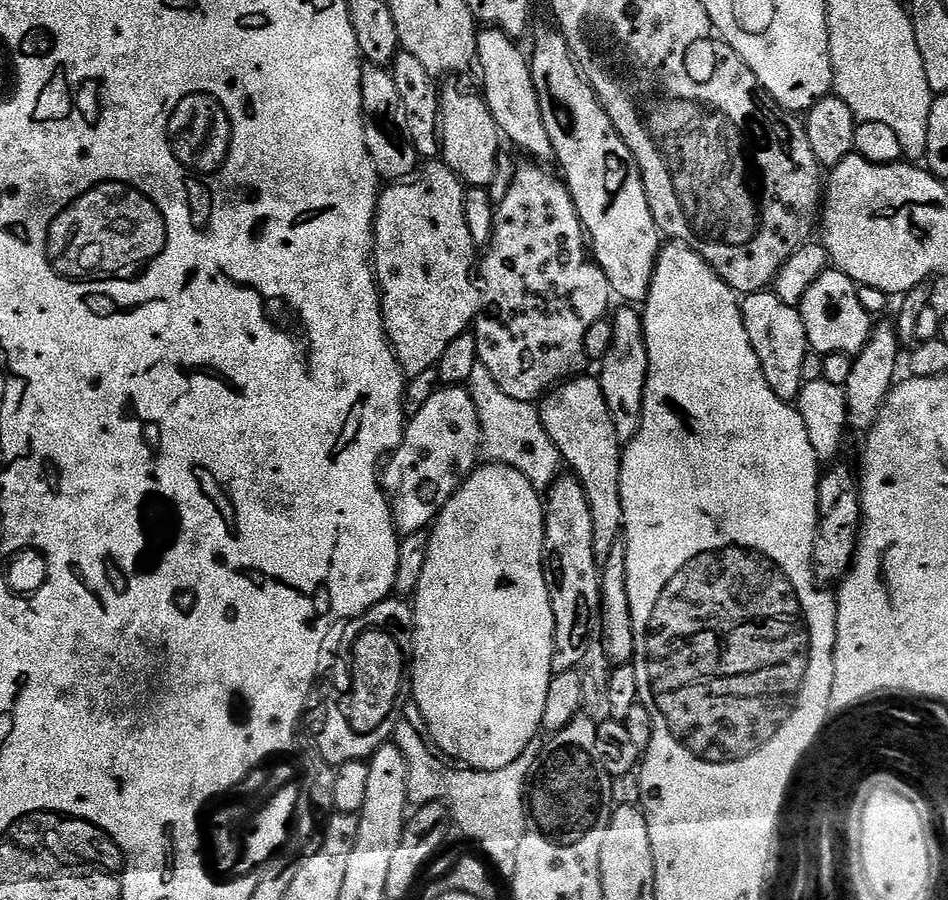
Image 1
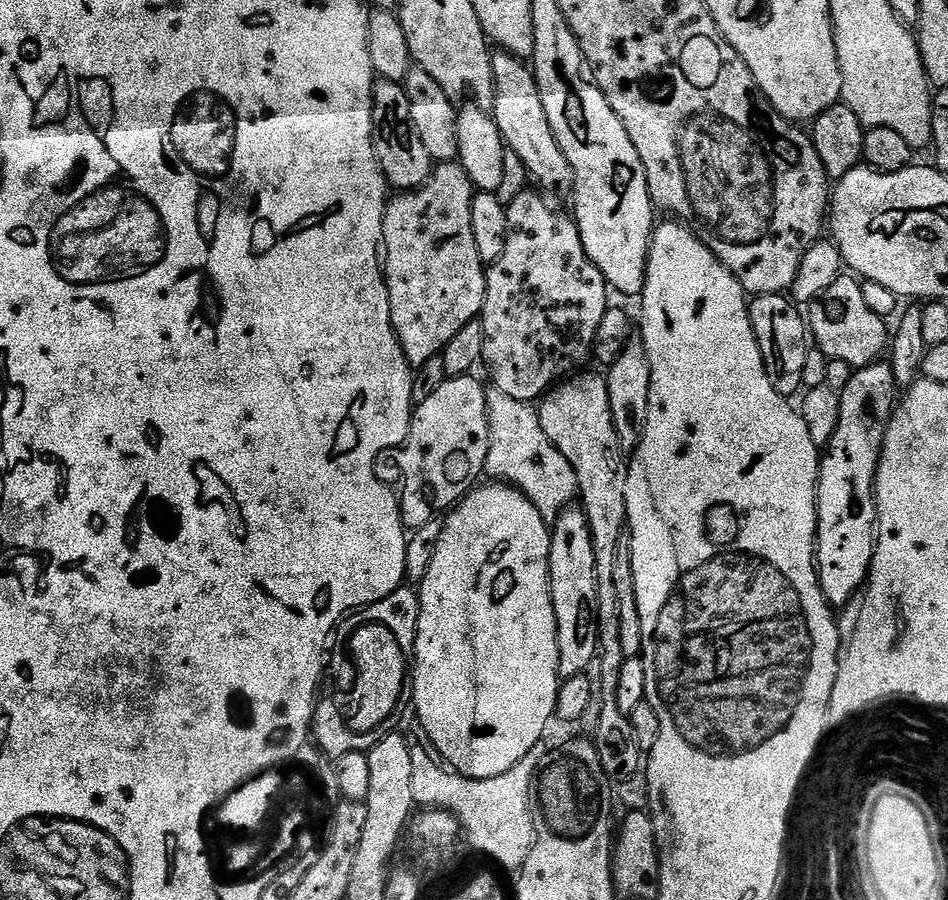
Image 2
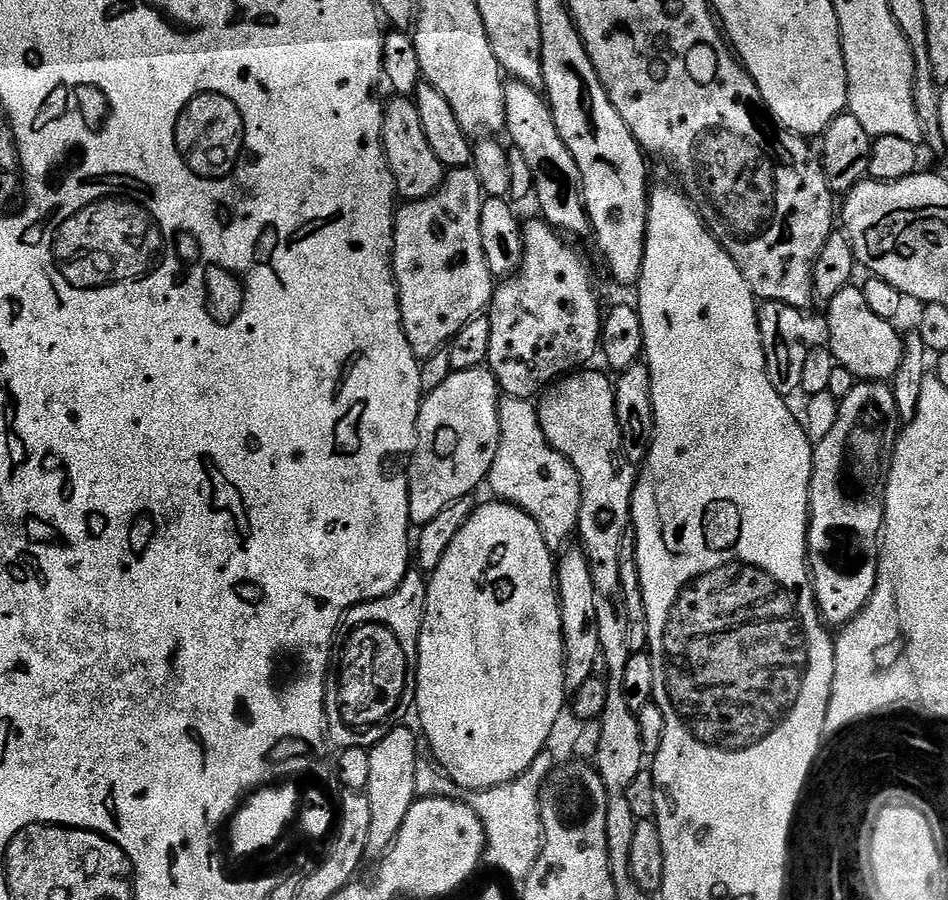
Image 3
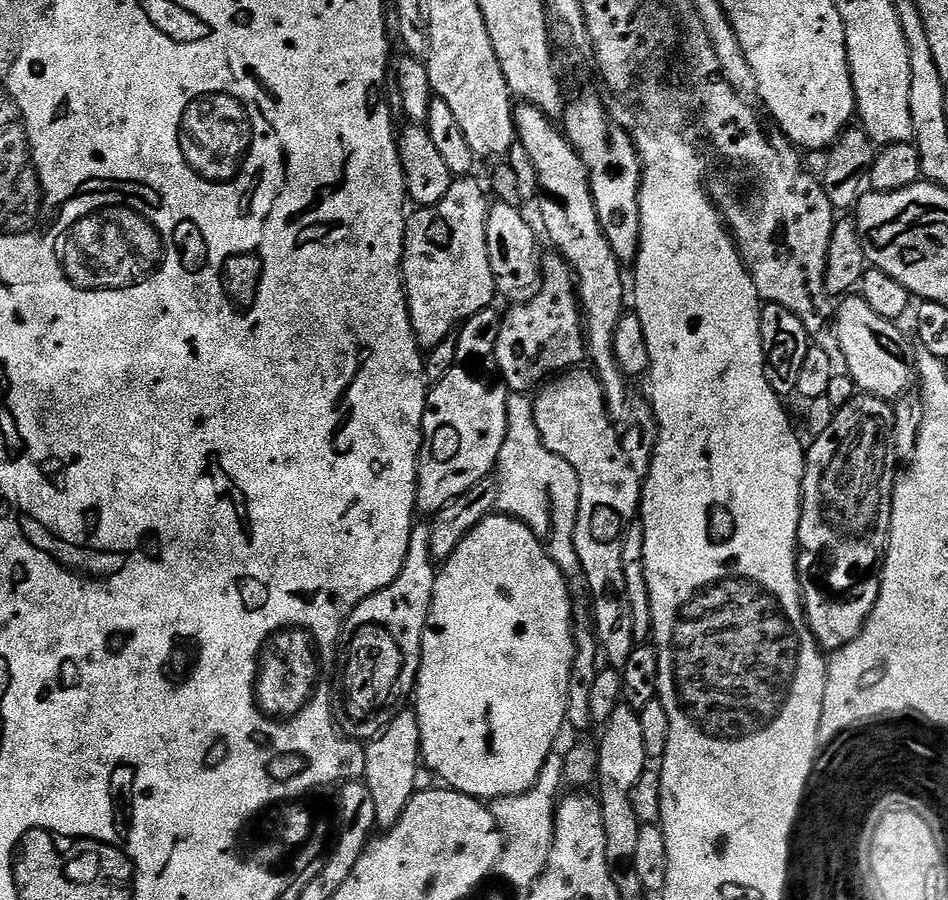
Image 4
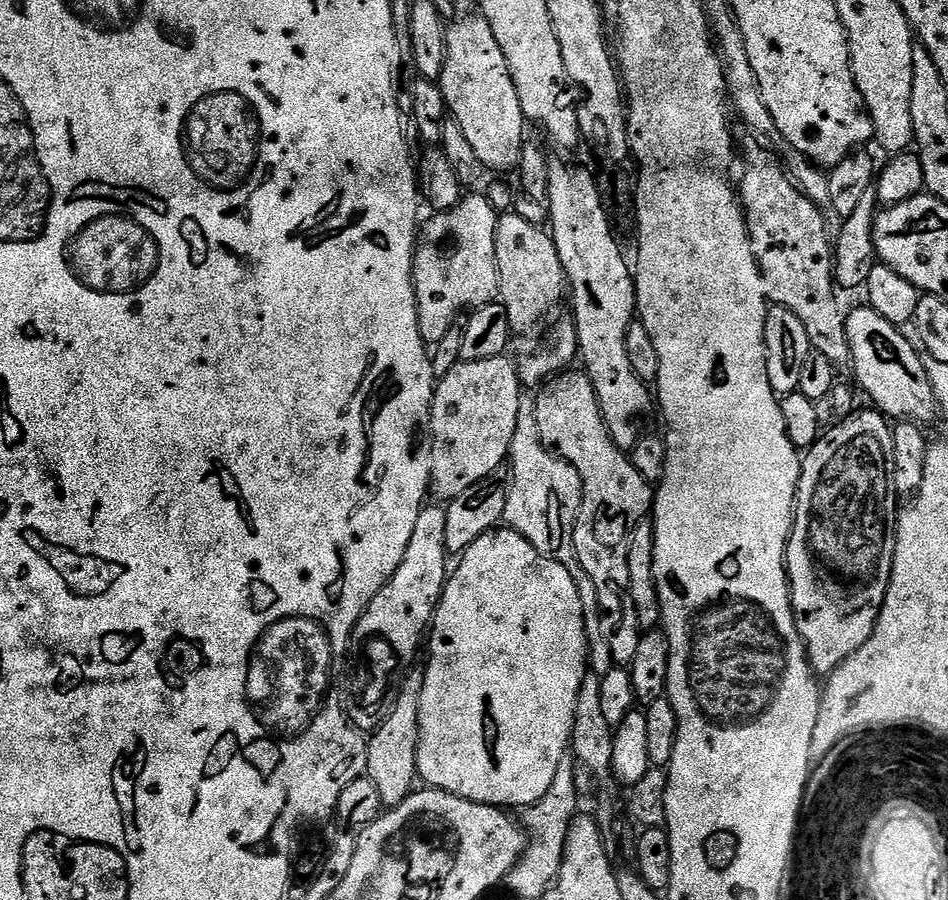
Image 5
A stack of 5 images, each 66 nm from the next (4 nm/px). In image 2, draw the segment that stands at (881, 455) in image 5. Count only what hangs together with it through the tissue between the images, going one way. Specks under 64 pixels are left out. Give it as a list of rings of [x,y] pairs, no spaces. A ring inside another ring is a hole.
[[[881,358],[875,364],[868,364],[865,368],[855,369],[850,382],[846,383],[845,388],[840,390],[838,395],[840,398],[840,417],[836,423],[834,434],[828,440],[820,457],[820,477],[816,483],[816,577],[820,580],[822,594],[836,610],[843,609],[849,604],[852,597],[863,587],[864,579],[868,576],[870,562],[872,561],[872,549],[876,538],[876,467],[880,464],[880,452],[884,448],[884,435],[888,429],[888,423],[898,404],[898,385],[892,373],[891,363],[887,359]]]

